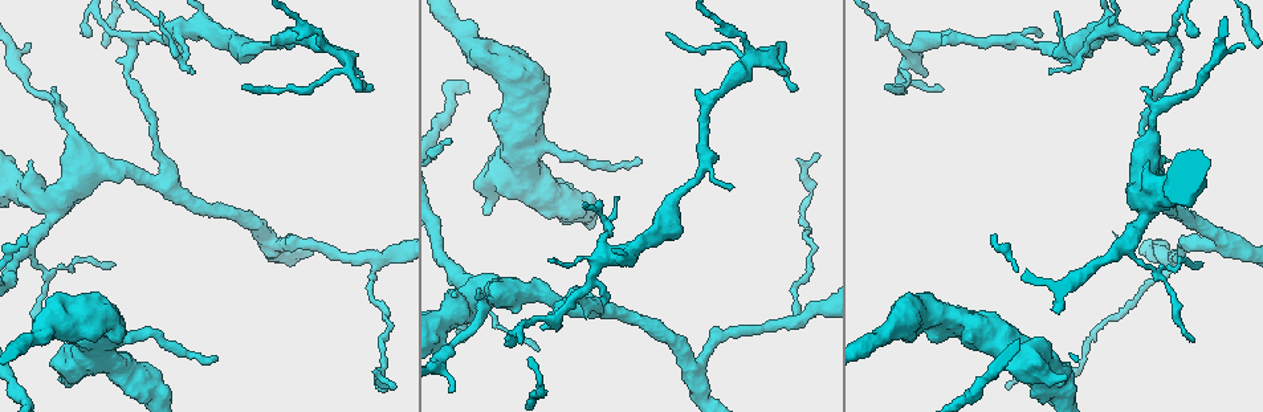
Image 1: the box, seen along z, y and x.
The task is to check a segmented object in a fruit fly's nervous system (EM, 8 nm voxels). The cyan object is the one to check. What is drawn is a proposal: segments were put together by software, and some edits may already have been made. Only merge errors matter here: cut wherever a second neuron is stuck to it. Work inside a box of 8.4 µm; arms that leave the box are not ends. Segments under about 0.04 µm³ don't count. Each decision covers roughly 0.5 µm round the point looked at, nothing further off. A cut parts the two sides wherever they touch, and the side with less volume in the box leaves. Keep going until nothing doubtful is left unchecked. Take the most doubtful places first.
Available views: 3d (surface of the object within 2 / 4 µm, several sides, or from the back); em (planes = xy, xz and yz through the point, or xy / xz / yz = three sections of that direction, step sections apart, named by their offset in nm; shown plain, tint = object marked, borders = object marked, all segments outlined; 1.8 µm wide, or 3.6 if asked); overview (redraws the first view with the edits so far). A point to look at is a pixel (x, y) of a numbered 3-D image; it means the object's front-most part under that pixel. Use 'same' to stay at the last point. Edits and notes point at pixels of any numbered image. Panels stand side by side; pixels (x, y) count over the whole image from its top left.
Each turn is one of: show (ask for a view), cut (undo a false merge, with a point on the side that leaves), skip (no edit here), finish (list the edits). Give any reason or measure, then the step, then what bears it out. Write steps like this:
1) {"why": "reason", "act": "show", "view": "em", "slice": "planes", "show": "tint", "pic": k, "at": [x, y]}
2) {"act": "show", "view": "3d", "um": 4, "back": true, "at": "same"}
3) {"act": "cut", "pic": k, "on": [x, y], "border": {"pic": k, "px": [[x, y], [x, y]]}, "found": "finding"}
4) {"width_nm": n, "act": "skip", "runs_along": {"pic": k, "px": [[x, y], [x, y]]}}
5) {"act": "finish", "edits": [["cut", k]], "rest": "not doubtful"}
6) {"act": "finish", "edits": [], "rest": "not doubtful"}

{"why": "sharp bend", "act": "show", "view": "em", "slice": "xz", "step": 4, "show": "tint", "pic": 1, "at": [169, 27]}

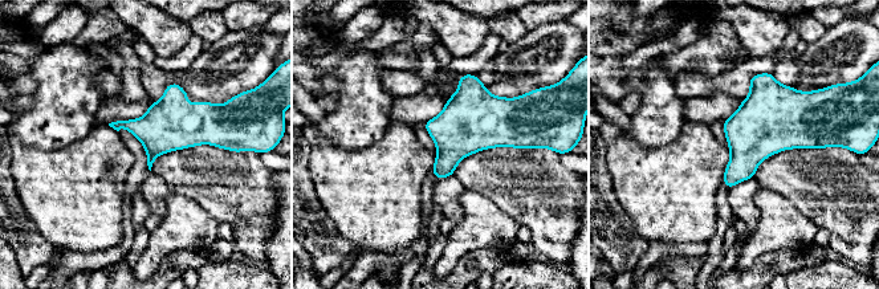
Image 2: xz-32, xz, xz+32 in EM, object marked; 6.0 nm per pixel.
{"act": "skip", "found": "continuous, no second neuron"}

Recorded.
{"why": "abrupt turn", "act": "show", "view": "3d", "um": 4, "pic": 1, "at": [160, 178]}

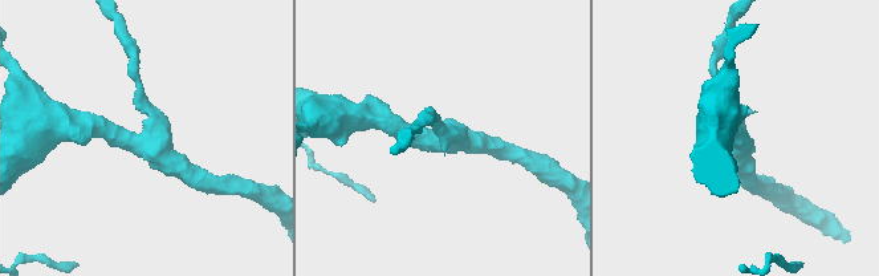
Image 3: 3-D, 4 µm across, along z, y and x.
{"arms": 3, "why": "need the tissue", "act": "show", "view": "em", "slice": "xz", "step": 4, "show": "tint", "pic": 3, "at": [147, 140]}

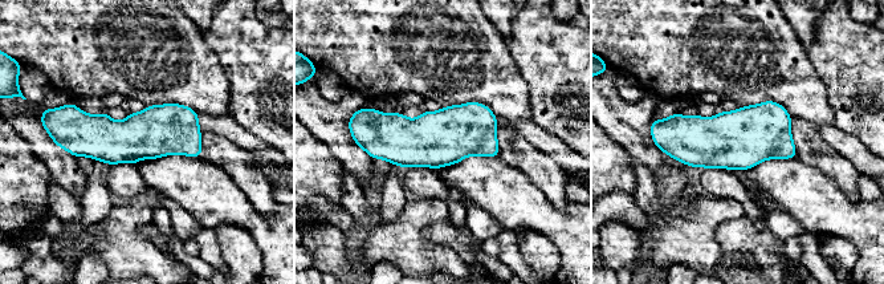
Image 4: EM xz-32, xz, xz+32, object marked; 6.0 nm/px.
{"why": "another direction", "act": "show", "view": "em", "slice": "yz", "step": 4, "show": "borders", "at": "same"}

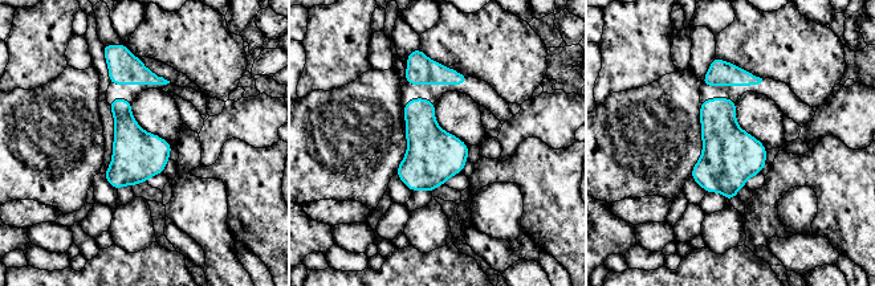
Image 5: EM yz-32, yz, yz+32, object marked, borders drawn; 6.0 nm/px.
{"act": "skip", "found": "one neuron here"}

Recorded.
{"why": "three arms meet", "act": "show", "view": "em", "slice": "planes", "show": "tint", "pic": 1, "at": [134, 40]}

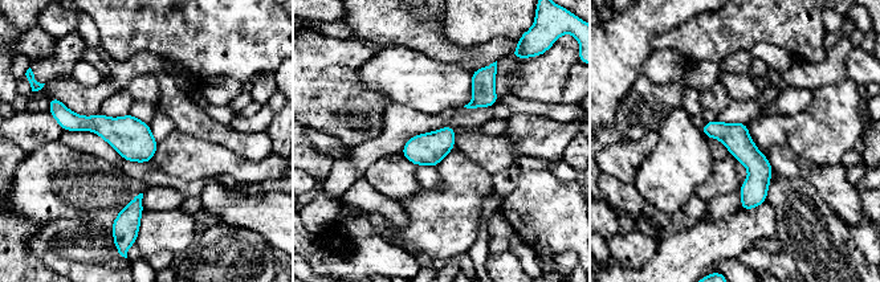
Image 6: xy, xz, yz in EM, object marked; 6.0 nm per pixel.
{"act": "skip", "runs_along": {"pic": 6, "px": [[709, 125], [754, 162], [746, 207]]}, "found": "continuous, no second neuron"}

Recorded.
{"act": "finish", "edits": [], "rest": "not doubtful"}

